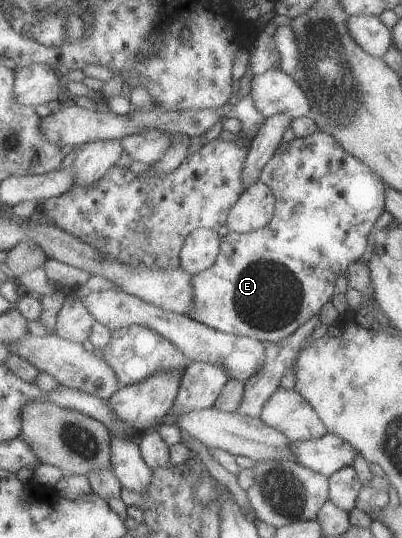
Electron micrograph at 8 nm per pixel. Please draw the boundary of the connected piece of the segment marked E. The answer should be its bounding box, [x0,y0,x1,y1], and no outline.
[189,131,386,343]

